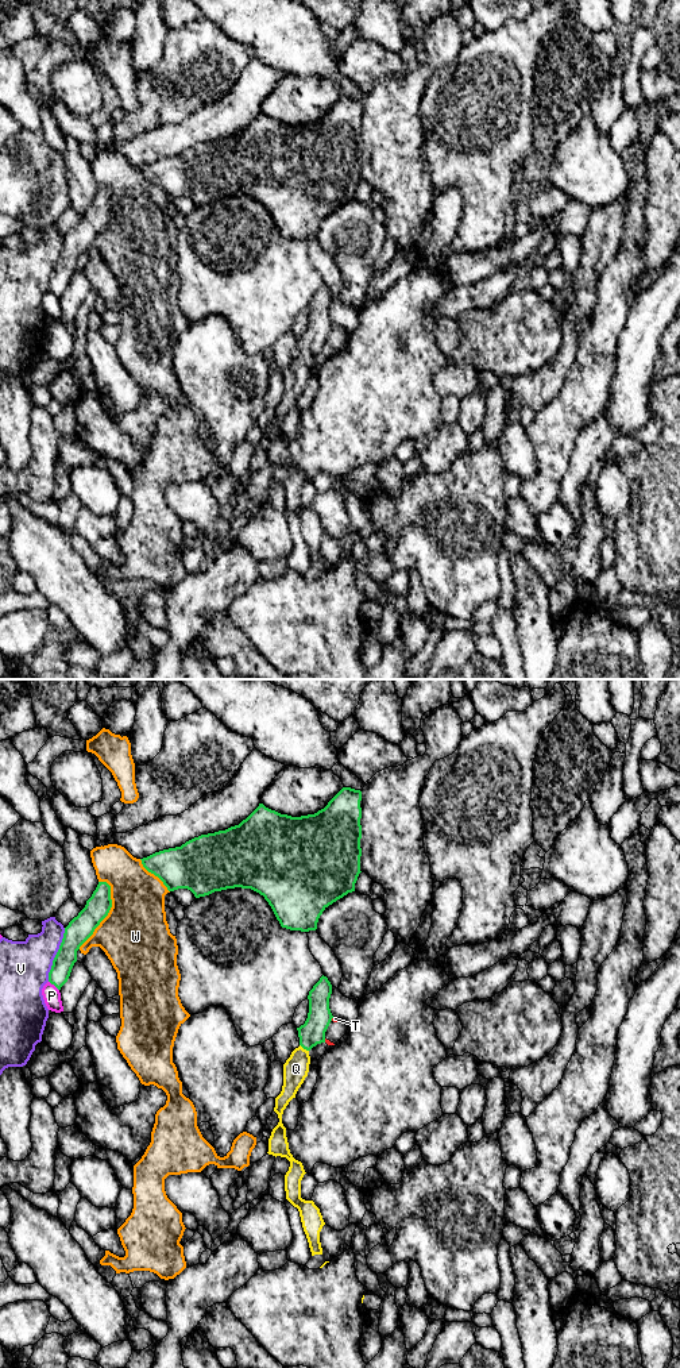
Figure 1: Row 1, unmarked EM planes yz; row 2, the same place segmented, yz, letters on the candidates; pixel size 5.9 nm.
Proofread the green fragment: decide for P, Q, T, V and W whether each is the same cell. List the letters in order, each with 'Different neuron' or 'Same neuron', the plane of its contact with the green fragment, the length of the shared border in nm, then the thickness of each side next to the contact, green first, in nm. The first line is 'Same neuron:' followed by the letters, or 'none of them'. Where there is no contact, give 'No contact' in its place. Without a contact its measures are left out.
Same neuron: Q
P: Different neuron. Touches green in yz. Shared border 90 nm. Thickness 120 nm (green) against 110 nm
Q: Same neuron. Touches green in yz. Shared border 70 nm. Thickness 150 nm (green) against 150 nm
T: Different neuron. Touches green in yz. Shared border 30 nm. Thickness 150 nm (green) against 30 nm
V: Different neuron. Touches green in yz. Shared border 340 nm. Thickness 150 nm (green) against 300 nm
W: Different neuron. Touches green in yz. Shared border 440 nm. Thickness 150 nm (green) against 420 nm

